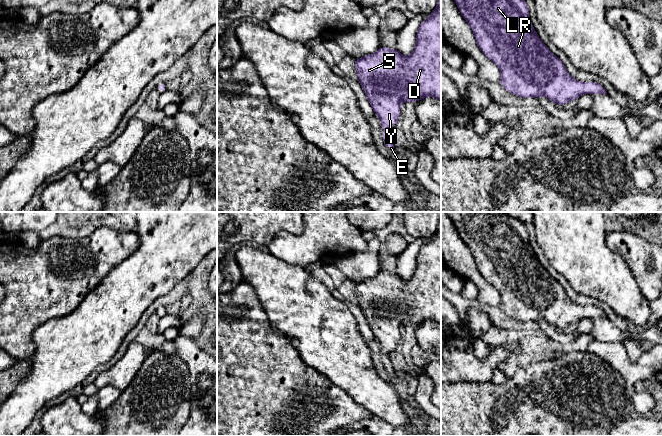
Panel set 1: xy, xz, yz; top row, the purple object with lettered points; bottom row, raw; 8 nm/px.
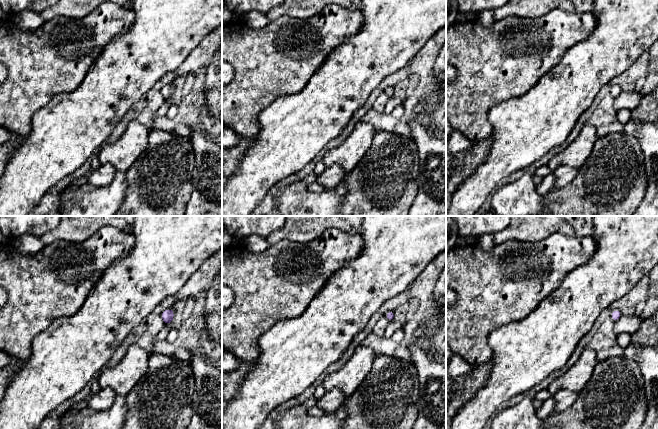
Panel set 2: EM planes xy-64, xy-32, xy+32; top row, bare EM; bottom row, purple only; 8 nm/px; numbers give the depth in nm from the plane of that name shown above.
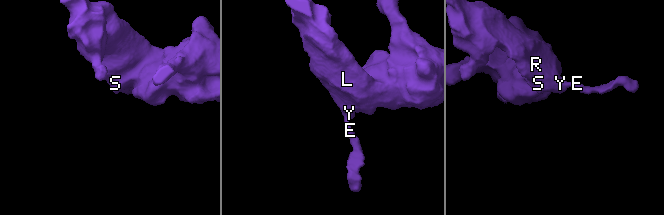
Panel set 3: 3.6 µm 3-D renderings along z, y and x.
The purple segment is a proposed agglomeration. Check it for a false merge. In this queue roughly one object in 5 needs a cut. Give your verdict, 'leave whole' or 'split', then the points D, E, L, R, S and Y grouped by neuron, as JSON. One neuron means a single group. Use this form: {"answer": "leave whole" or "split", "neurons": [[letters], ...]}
{"answer": "leave whole", "neurons": [["D", "E", "L", "R", "S", "Y"]]}

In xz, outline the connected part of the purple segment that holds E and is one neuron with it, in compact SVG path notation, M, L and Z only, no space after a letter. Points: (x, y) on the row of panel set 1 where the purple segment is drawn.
M438 0L433 13L420 23L415 47L409 56L404 57L396 48L380 47L373 54L354 59L354 66L359 78L359 84L364 90L375 114L381 120L383 142L386 148L393 153L395 145L388 132L398 122L400 105L407 101L418 102L425 97L436 97L441 101L441 0Z

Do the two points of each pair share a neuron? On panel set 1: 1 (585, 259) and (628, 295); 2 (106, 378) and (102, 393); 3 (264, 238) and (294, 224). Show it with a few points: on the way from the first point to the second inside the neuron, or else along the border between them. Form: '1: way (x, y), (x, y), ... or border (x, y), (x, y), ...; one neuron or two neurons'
1: way (596, 270), (617, 287); one neuron
2: border (98, 388), (104, 385), (112, 385), (121, 391); two neurons
3: way (271, 231), (278, 224), (287, 224); one neuron

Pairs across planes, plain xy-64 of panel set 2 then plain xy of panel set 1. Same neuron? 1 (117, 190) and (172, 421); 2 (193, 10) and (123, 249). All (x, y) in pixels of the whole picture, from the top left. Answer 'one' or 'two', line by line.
1: two
2: two

